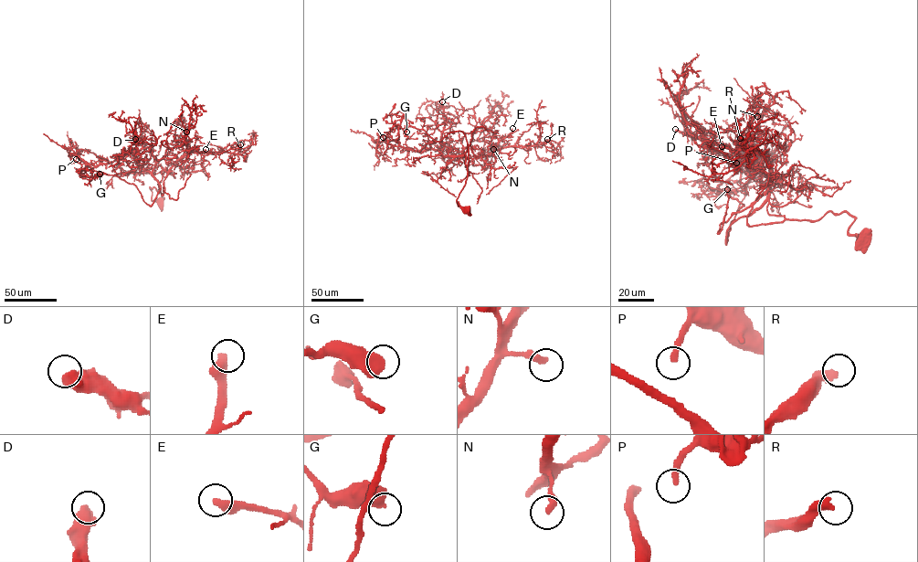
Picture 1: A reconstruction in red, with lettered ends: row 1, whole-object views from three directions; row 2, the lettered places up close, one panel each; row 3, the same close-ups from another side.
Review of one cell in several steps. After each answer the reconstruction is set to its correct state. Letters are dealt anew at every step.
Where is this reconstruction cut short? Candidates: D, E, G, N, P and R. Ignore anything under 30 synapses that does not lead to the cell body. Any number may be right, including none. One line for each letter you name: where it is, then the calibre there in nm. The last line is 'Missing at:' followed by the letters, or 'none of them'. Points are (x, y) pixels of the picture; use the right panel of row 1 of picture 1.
E: place (722, 146); calibre 460 nm
P: place (736, 163); calibre 280 nm
R: place (740, 138); calibre 360 nm
Missing at: E, P, R

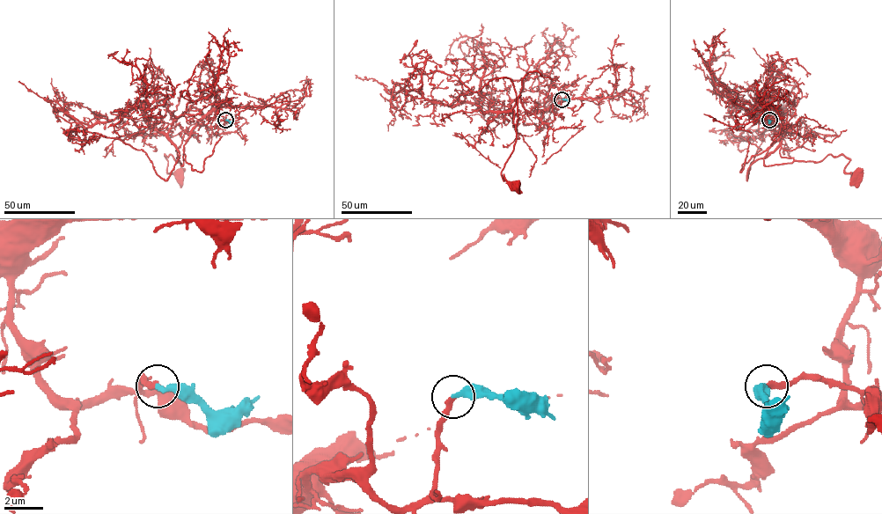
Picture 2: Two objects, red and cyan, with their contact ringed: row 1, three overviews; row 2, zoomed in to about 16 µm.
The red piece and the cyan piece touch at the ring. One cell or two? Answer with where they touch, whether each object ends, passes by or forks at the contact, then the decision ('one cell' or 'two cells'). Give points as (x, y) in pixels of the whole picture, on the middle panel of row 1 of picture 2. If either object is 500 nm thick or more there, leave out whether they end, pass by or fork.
at (562, 99); red ends there; cyan ends there; one cell

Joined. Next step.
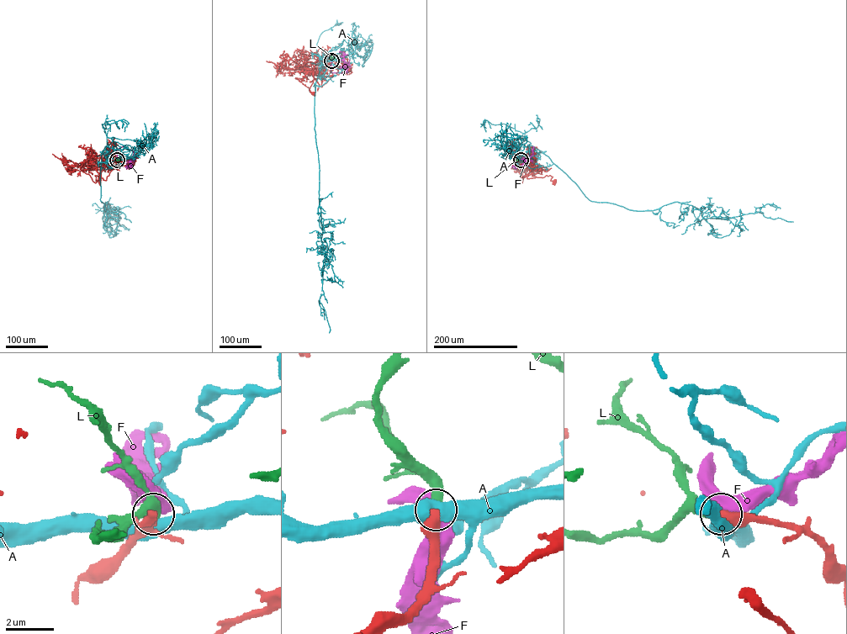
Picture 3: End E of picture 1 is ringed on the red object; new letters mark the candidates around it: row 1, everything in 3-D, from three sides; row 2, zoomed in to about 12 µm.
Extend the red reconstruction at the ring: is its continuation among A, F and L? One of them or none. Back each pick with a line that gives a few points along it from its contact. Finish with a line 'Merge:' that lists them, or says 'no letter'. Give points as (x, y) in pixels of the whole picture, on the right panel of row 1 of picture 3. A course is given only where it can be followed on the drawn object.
Merge: L

